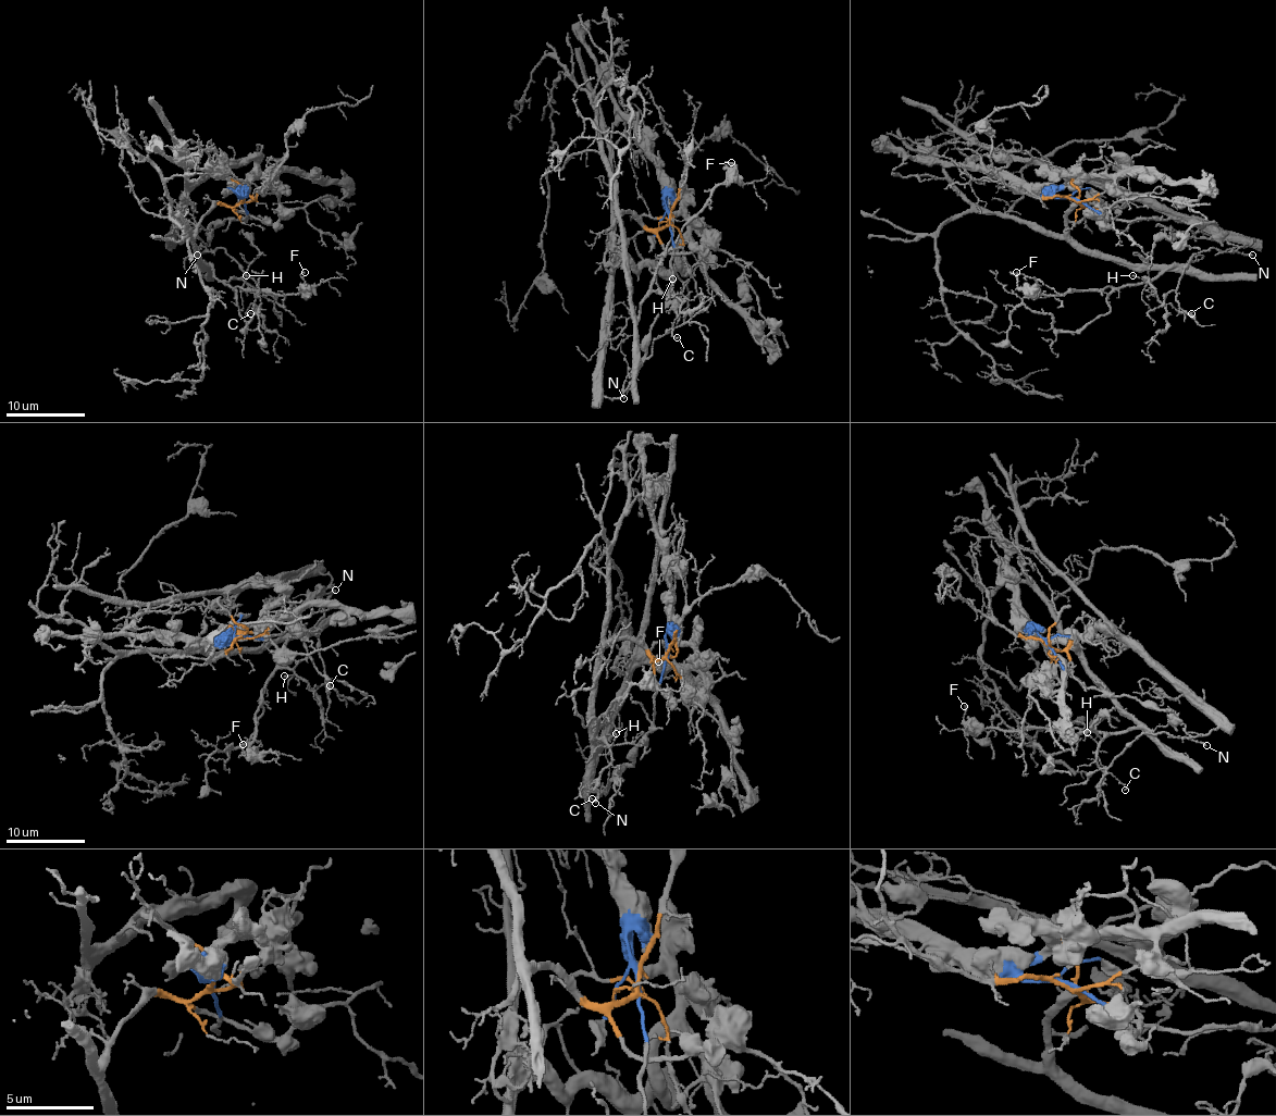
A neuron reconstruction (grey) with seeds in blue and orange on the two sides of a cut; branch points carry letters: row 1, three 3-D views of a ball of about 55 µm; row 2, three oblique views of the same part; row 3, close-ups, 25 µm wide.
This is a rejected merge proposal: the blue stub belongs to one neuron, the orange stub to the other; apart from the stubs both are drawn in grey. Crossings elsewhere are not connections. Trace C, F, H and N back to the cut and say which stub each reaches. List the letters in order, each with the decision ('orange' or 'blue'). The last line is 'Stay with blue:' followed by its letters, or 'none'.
C: orange
F: orange
H: orange
N: blue
Stay with blue: N

